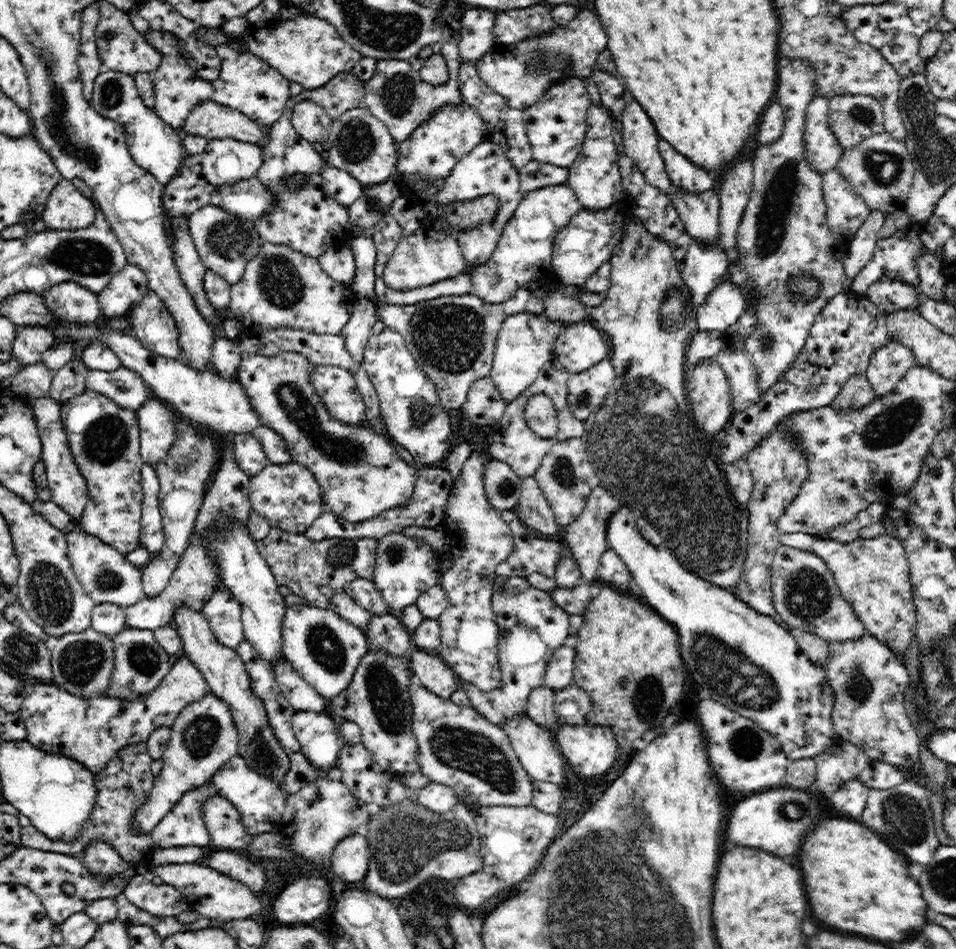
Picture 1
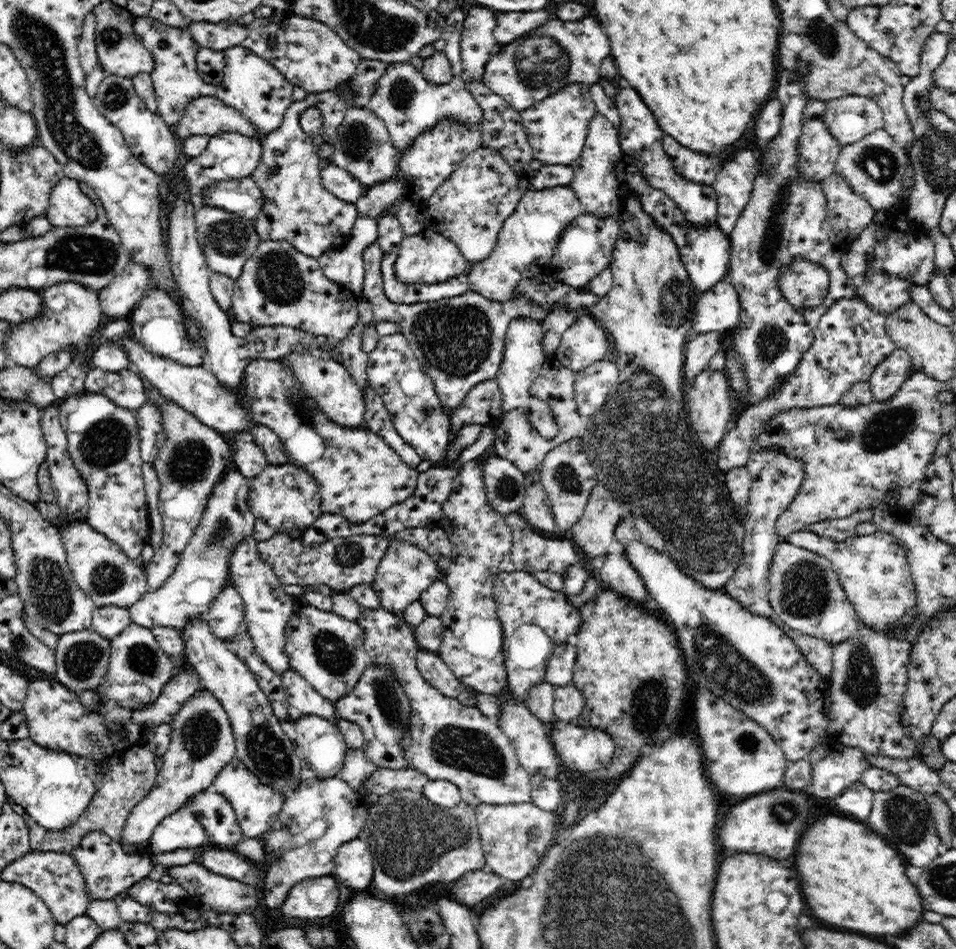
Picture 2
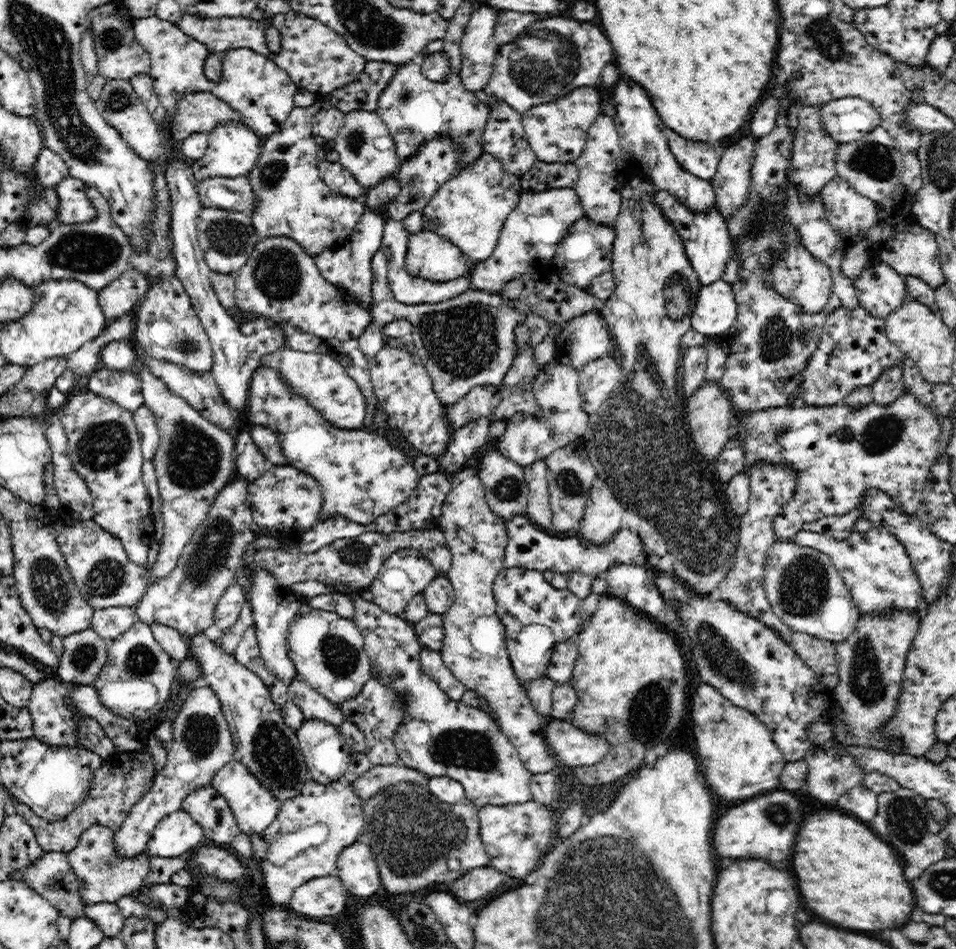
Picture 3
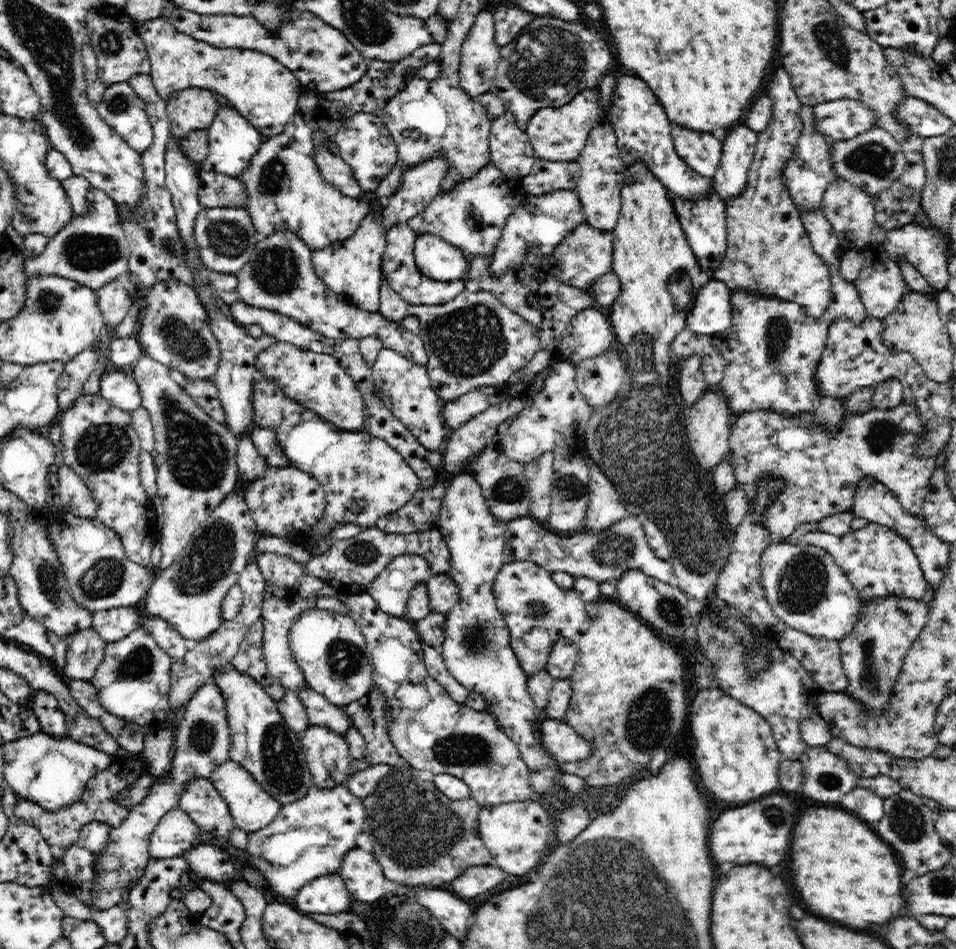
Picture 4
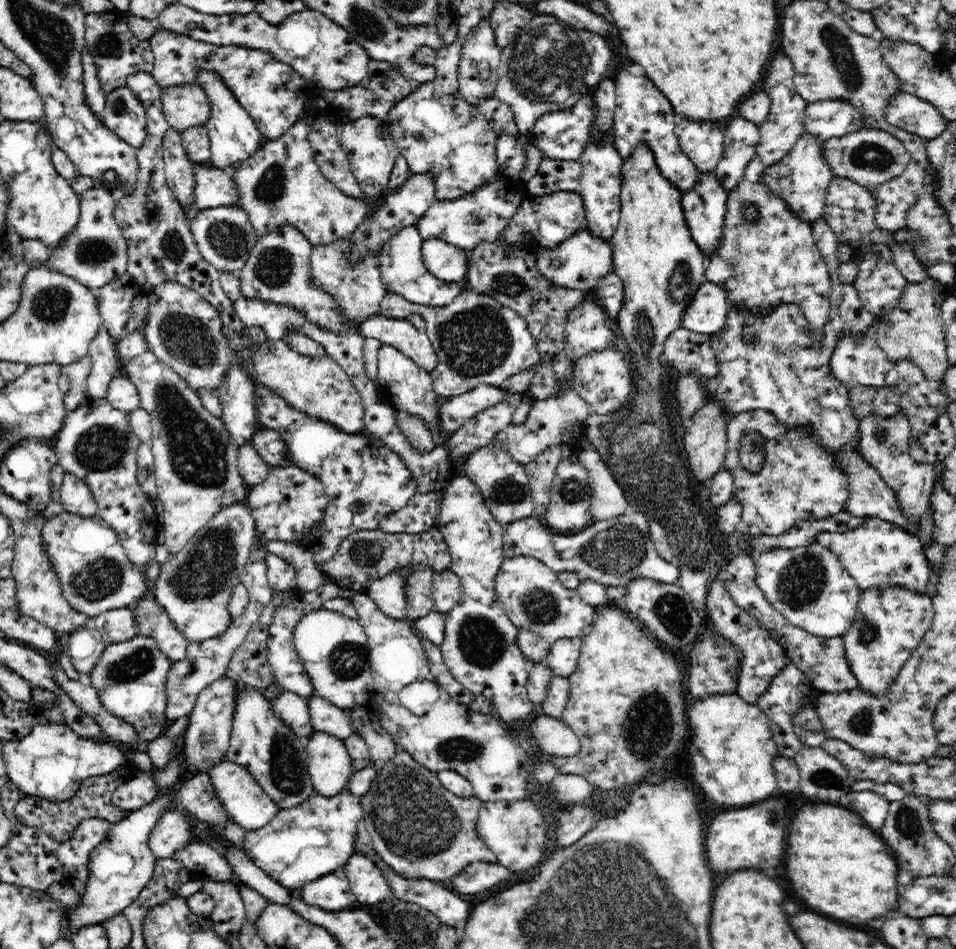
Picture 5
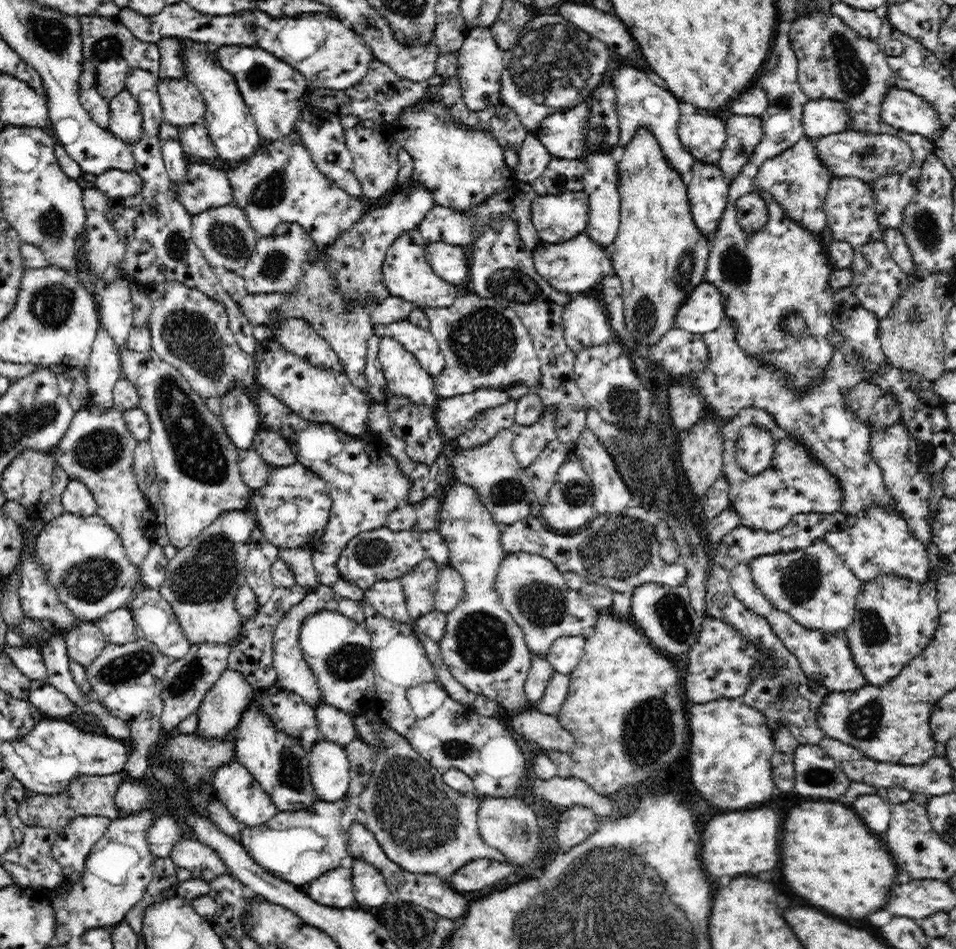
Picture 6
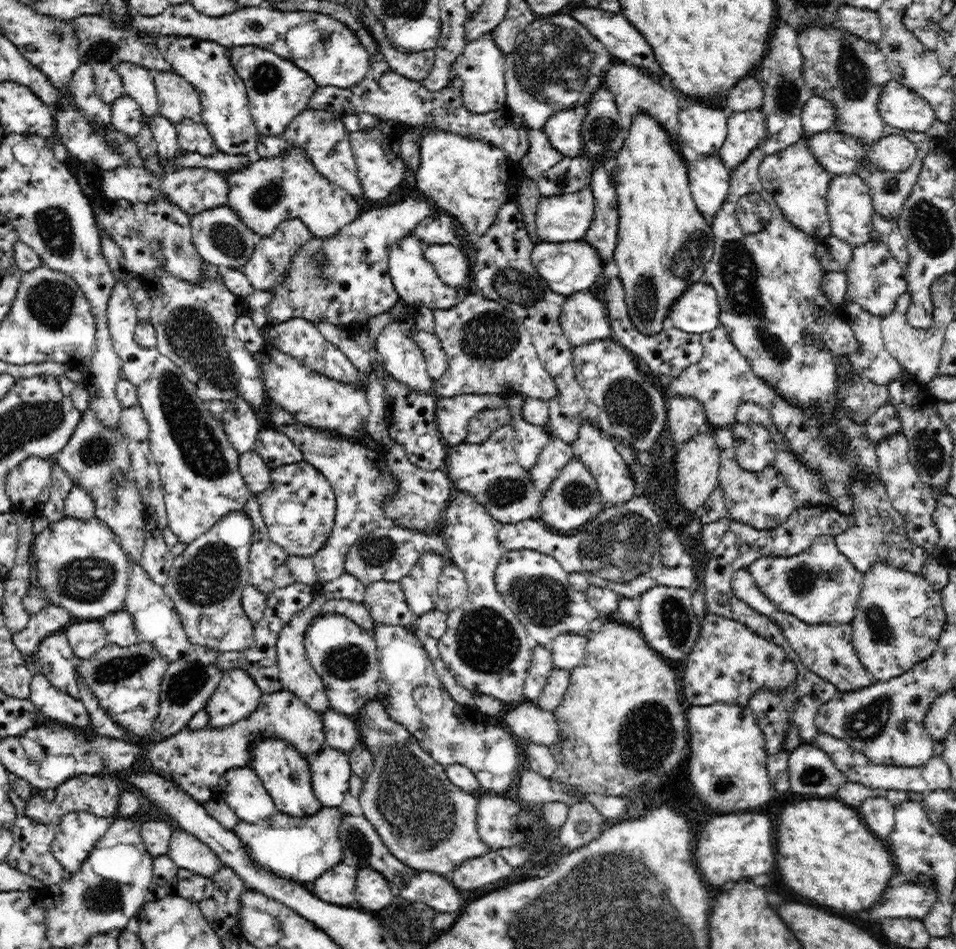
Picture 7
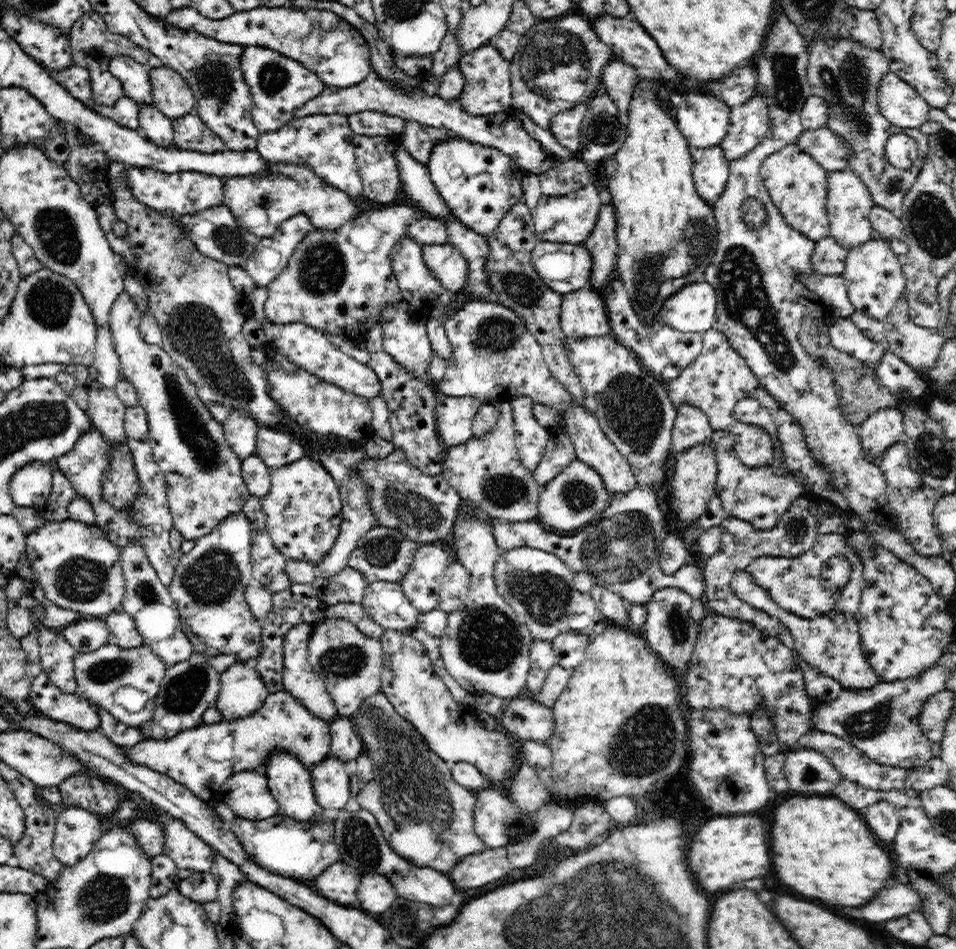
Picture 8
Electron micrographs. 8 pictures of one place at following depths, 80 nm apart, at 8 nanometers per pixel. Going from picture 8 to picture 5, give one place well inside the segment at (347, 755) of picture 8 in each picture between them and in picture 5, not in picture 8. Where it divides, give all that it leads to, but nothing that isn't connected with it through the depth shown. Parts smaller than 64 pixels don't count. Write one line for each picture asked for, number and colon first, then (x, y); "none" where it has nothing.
5: (325, 717)
6: (335, 725)
7: (341, 732)

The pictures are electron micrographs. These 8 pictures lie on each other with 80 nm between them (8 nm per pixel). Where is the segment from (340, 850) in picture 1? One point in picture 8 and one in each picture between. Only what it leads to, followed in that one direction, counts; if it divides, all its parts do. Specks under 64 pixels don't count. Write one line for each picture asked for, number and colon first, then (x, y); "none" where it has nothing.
2: (354, 865)
3: (357, 869)
4: (363, 875)
5: (368, 883)
6: (370, 889)
7: (372, 891)
8: (376, 893)

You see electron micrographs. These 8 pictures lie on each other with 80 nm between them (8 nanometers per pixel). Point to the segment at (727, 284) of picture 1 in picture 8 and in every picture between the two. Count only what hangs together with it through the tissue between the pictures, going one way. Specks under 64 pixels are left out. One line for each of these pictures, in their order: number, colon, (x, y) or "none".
2: (718, 309)
3: (716, 309)
4: (712, 312)
5: (708, 310)
6: (703, 311)
7: (697, 311)
8: (692, 309)

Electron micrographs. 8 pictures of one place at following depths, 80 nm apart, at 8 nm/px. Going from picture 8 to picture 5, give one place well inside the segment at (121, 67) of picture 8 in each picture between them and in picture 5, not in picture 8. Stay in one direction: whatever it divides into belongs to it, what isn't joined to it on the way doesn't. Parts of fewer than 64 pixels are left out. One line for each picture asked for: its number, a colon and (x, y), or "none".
5: (161, 249)
6: (156, 228)
7: (138, 81)

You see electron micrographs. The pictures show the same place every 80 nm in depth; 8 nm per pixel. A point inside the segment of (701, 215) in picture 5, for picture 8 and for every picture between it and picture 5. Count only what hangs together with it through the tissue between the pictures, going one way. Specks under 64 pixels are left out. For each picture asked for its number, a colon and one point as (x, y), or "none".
6: (707, 188)
7: (708, 178)
8: (710, 170)

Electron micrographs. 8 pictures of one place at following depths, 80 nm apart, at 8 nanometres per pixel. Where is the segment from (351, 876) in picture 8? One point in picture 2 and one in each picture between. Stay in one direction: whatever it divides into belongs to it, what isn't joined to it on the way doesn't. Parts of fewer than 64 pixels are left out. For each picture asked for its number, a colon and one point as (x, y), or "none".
2: (312, 898)
3: (325, 896)
4: (328, 894)
5: (331, 892)
6: (335, 888)
7: (336, 886)

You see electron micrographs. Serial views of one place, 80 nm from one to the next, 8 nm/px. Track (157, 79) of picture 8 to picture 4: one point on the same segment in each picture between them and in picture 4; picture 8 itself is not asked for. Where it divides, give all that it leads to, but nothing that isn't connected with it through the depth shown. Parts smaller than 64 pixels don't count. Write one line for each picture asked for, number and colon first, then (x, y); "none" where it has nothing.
4: (193, 109)
5: (186, 106)
6: (183, 105)
7: (178, 100)

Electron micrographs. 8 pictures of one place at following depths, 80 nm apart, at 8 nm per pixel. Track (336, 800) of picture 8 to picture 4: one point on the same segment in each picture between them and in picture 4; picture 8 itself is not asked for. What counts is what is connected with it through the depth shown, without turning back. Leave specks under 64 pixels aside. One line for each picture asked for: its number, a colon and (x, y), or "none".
4: (327, 754)
5: (329, 764)
6: (329, 767)
7: (330, 769)

